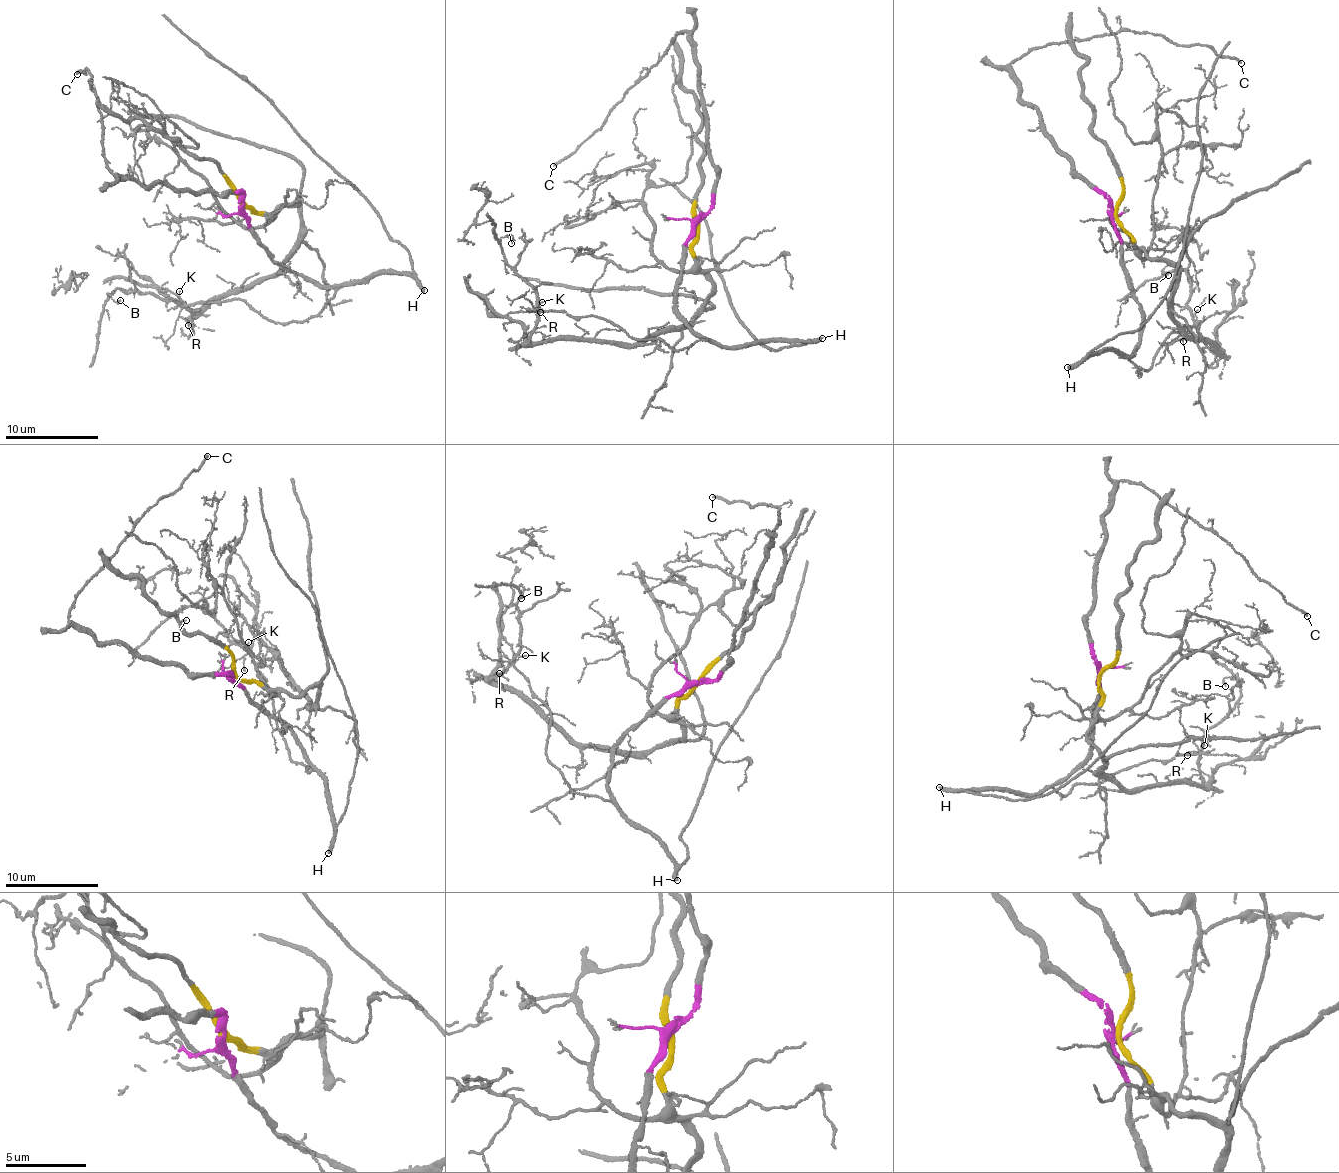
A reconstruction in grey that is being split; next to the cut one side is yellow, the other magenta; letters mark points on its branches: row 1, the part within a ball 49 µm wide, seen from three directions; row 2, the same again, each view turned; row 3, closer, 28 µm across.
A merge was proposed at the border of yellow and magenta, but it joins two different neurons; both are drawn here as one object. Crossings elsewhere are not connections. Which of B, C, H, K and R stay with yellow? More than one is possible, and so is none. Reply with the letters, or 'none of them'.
B, R

